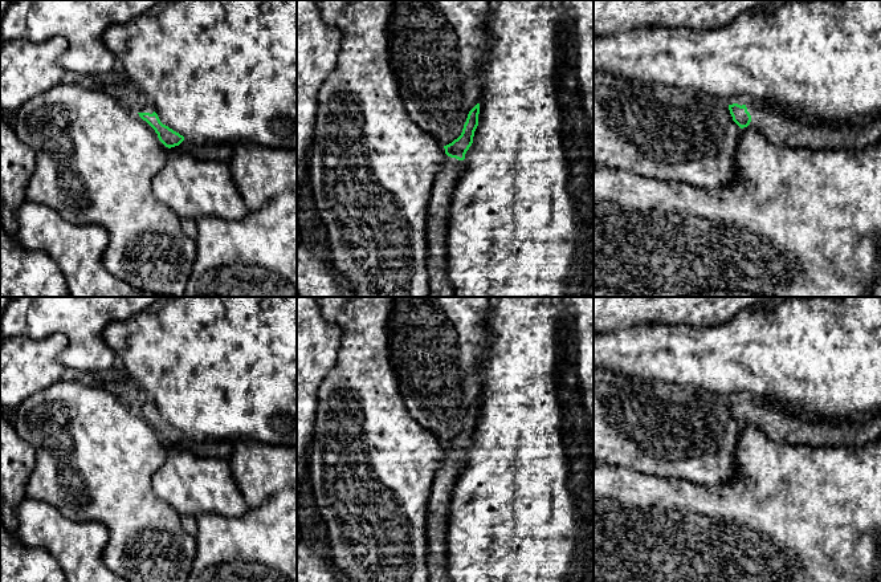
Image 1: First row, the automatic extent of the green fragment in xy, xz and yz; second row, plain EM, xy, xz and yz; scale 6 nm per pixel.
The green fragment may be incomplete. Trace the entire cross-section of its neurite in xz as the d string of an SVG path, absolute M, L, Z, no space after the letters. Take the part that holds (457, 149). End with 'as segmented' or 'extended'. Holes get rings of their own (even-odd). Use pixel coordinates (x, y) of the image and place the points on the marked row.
M480 103L468 114L461 135L444 146L449 159L436 175L427 216L427 270L429 274L429 297L453 297L454 288L448 276L448 217L456 184L464 171L465 154L473 143L478 126Z; extended

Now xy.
M143 101L140 103L138 107L138 114L155 130L159 141L168 148L191 154L200 160L224 160L227 163L233 154L232 143L212 142L207 148L201 148L200 145L193 145L185 141L183 135L160 122L148 101Z; extended

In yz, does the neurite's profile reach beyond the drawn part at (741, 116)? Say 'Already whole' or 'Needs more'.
Needs more

